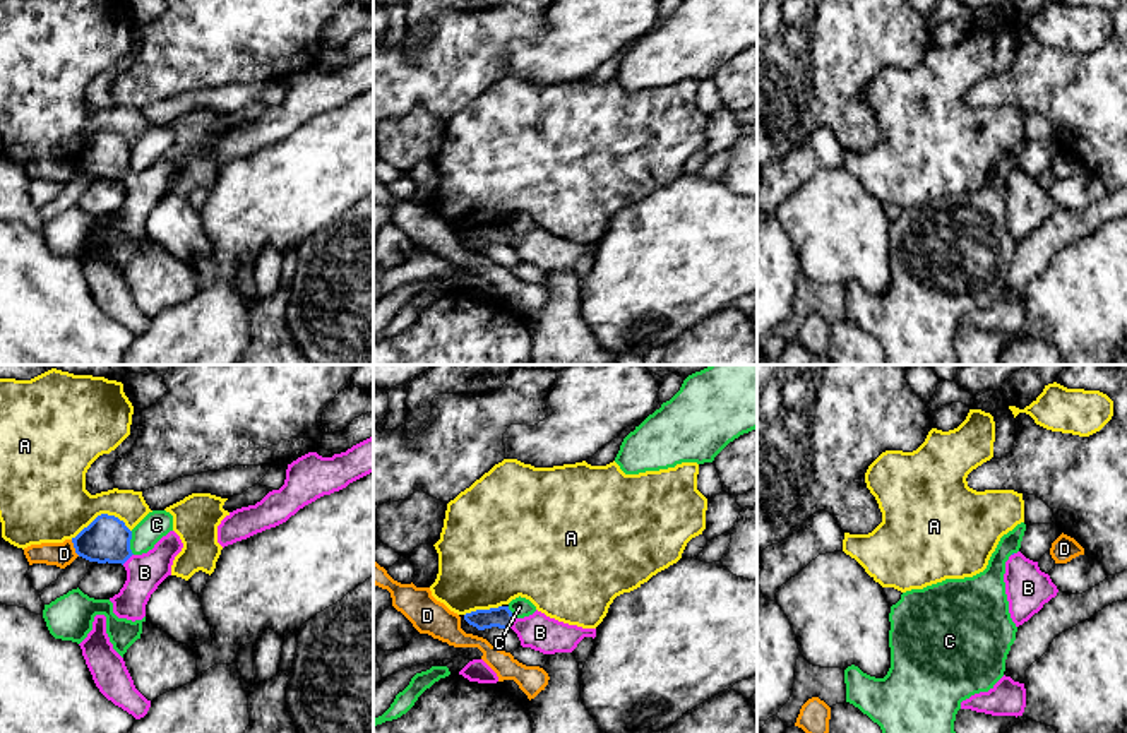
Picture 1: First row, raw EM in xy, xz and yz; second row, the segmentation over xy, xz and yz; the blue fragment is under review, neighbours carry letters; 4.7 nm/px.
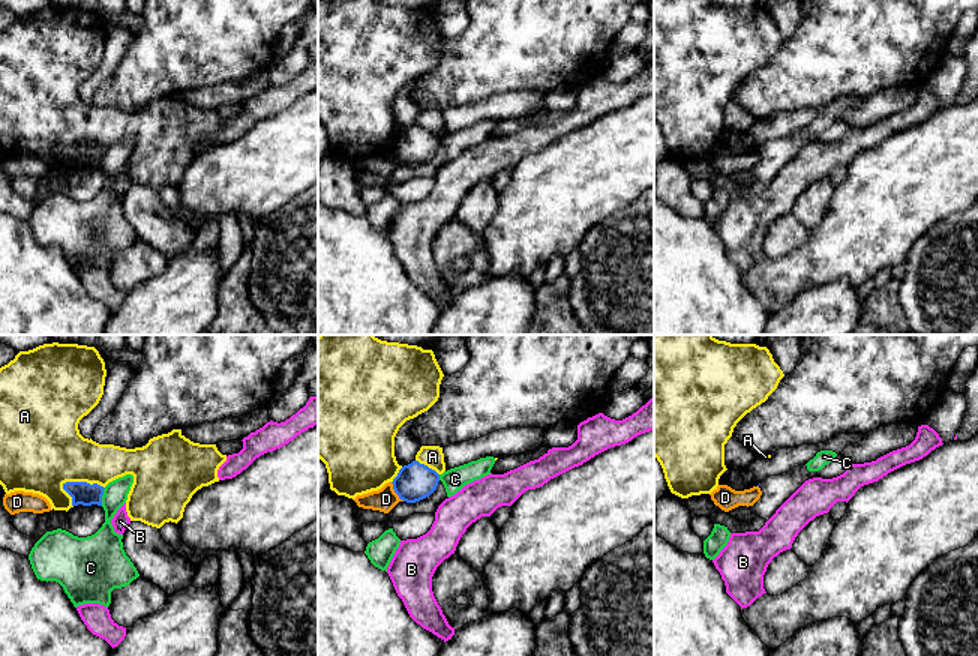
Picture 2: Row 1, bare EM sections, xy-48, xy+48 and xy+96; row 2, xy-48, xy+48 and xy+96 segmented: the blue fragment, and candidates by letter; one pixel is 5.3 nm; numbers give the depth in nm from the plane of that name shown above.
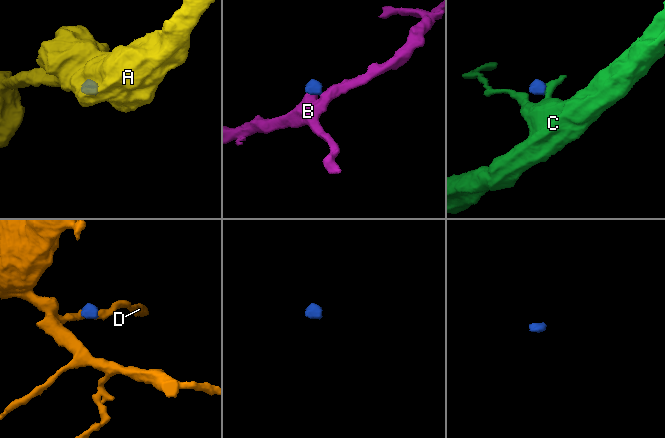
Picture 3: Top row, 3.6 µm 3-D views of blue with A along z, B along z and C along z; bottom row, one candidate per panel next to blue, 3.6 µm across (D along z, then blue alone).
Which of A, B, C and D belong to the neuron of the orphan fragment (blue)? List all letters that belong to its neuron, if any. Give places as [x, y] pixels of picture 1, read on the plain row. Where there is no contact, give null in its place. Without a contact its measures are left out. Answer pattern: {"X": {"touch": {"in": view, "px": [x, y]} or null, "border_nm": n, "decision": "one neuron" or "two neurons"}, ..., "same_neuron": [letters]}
{"A": {"touch": {"in": "xy", "px": [101, 131]}, "border_nm": 300, "decision": "two neurons"}, "B": {"touch": {"in": "xz", "px": [512, 237]}, "border_nm": 70, "decision": "one neuron"}, "C": {"touch": {"in": "xy", "px": [129, 160]}, "border_nm": 110, "decision": "two neurons"}, "D": {"touch": {"in": "xy", "px": [74, 163]}, "border_nm": 90, "decision": "two neurons"}, "same_neuron": ["B"]}

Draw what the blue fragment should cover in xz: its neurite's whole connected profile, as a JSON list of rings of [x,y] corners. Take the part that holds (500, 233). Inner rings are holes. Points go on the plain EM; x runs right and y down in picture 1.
[[[509,223],[476,226],[464,231],[464,236],[478,247],[498,243],[512,245],[522,264],[531,264],[543,271],[572,269],[584,253],[596,253],[596,245],[569,241],[534,228],[517,235]]]

